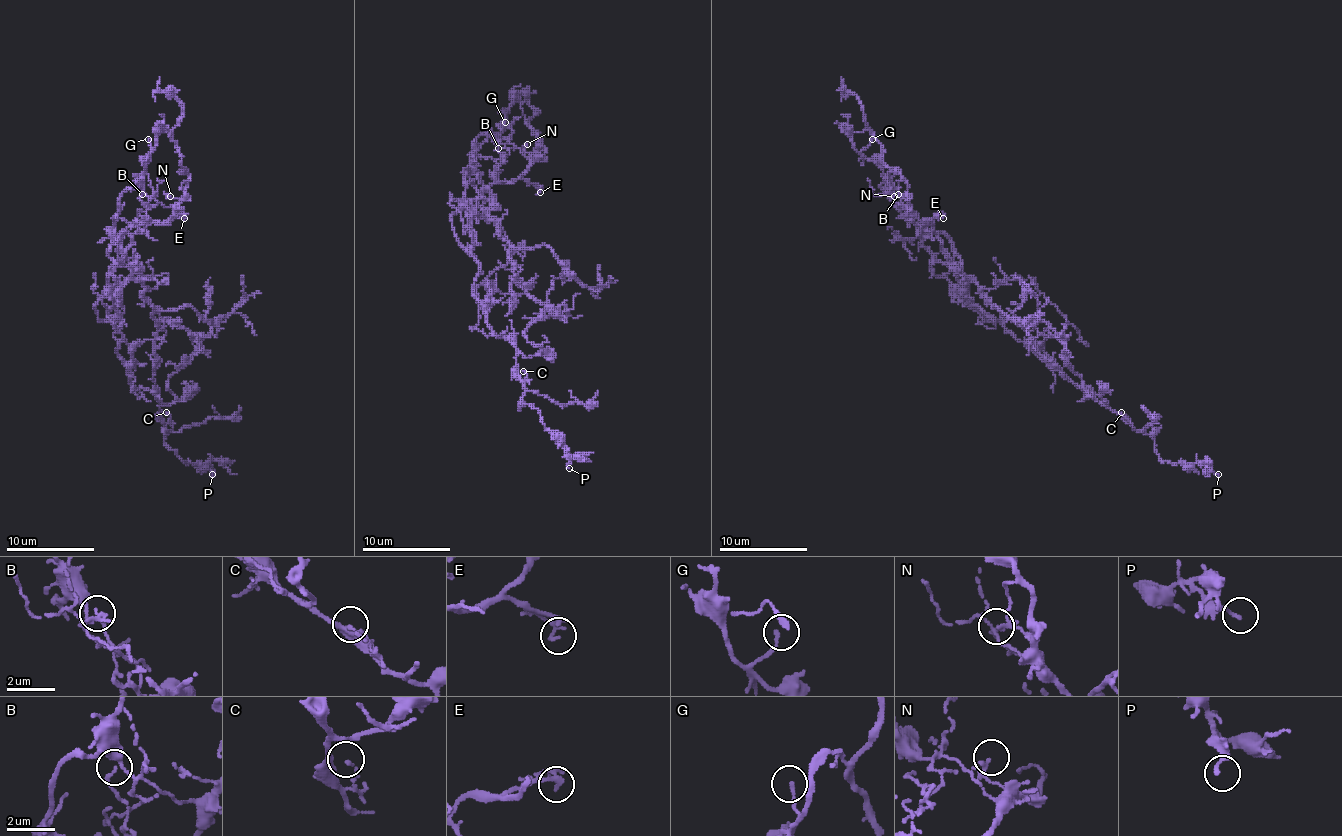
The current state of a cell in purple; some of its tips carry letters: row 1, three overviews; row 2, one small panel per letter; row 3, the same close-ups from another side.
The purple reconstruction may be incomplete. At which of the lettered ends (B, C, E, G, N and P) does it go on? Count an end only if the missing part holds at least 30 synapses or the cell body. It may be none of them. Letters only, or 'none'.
none

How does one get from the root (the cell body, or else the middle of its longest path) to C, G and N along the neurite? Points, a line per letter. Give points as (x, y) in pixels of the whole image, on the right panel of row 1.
C: (987, 315), (993, 315), (1018, 339), (1040, 348), (1075, 383), (1086, 388), (1130, 423), (1121, 412)
G: (987, 315), (949, 264), (940, 240), (905, 214), (905, 207), (894, 200), (890, 181), (861, 152), (872, 139)
N: (987, 315), (971, 300), (969, 289), (949, 264), (934, 225), (923, 222), (907, 198), (894, 196)

